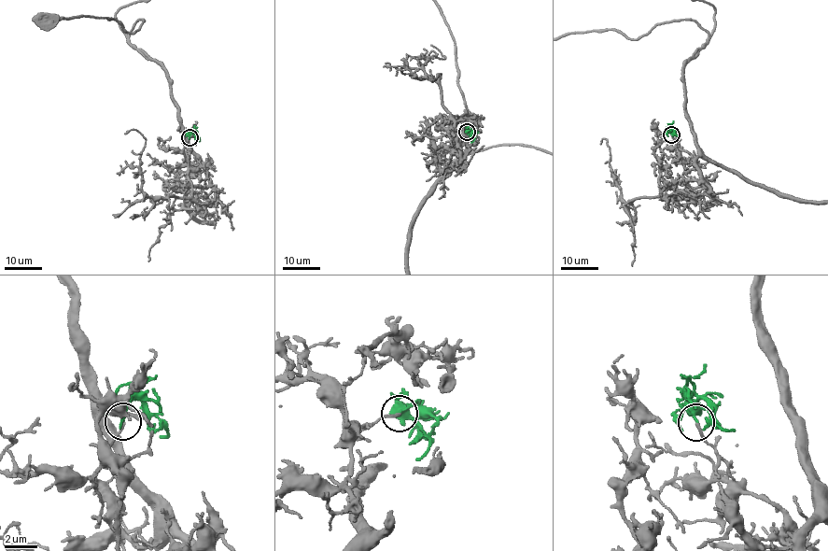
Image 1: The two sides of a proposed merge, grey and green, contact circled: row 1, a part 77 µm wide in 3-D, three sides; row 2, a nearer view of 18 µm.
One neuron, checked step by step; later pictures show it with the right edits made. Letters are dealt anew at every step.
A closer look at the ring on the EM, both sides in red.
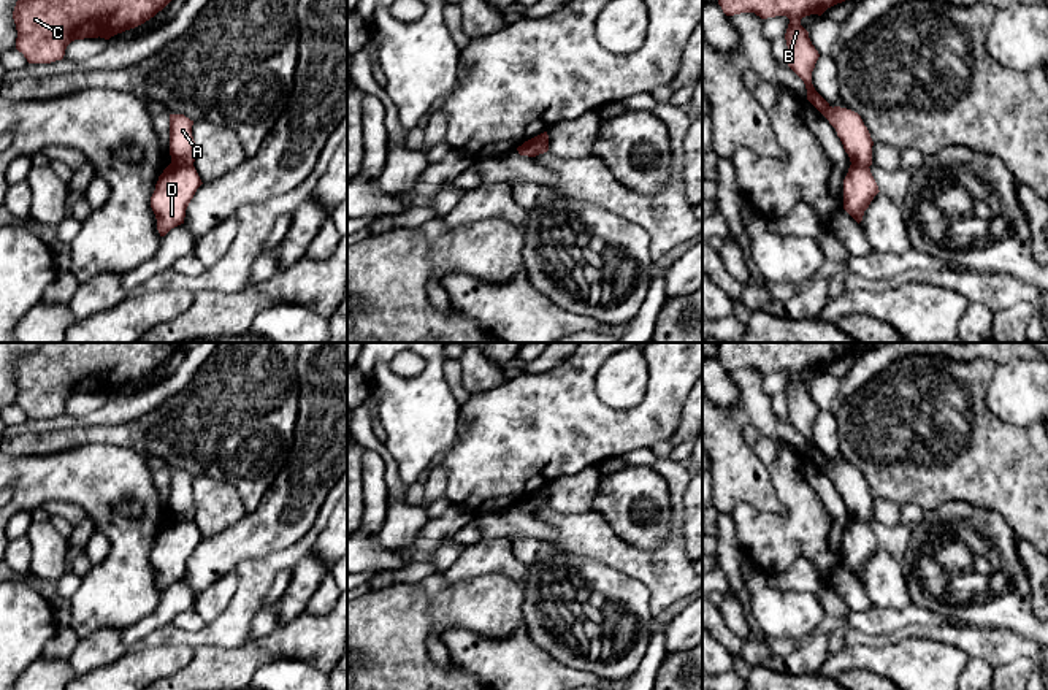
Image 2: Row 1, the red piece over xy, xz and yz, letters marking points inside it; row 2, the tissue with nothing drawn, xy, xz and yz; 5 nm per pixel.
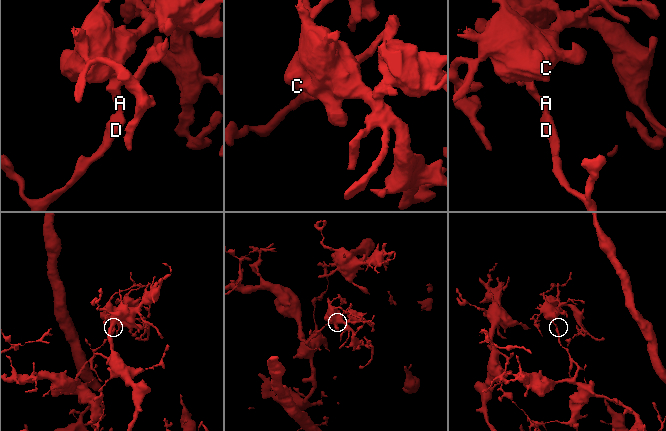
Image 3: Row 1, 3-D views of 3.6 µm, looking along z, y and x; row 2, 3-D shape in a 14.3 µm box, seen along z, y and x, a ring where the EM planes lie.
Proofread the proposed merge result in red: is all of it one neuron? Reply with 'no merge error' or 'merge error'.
merge error

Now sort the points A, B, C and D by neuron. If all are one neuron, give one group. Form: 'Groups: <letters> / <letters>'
Groups: A B C / D

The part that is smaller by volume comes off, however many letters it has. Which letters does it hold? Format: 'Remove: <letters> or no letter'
Remove: A, B, C

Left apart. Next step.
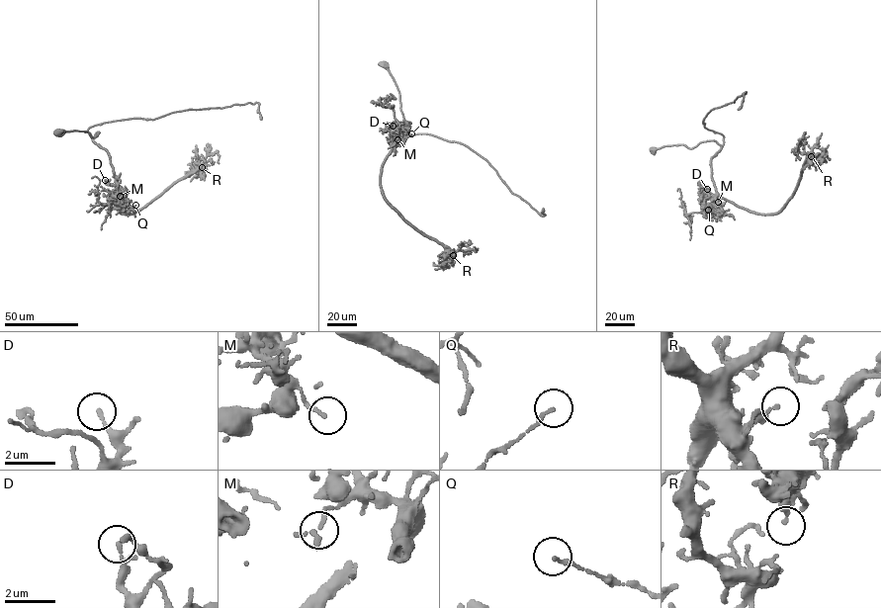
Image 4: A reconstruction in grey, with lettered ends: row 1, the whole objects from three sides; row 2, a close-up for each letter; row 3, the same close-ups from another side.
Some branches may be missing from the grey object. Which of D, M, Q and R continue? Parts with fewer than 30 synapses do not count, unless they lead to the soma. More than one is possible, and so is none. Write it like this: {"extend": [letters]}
{"extend": []}

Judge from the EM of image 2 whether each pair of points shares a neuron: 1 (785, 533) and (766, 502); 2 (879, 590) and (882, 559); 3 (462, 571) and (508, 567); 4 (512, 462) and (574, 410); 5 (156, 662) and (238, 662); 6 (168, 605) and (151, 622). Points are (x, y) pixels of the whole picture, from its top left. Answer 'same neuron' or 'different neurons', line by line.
1: different neurons
2: same neuron
3: same neuron
4: same neuron
5: different neurons
6: same neuron

